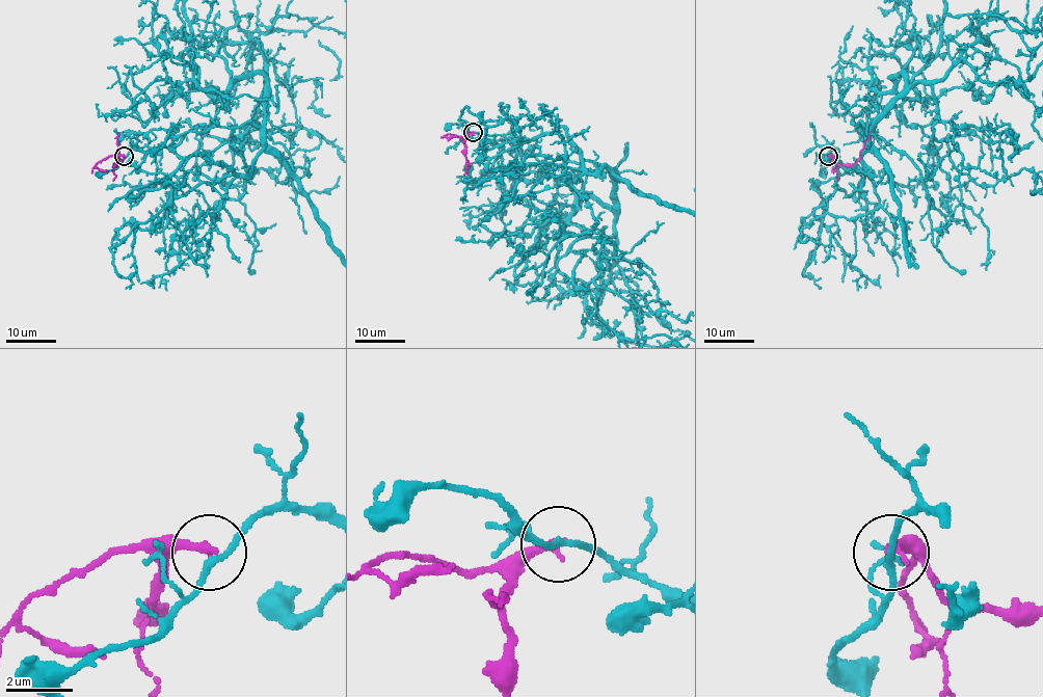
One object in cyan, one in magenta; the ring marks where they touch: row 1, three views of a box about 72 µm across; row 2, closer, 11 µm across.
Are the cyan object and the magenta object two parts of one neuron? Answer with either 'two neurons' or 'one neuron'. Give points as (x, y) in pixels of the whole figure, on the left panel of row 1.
two neurons

